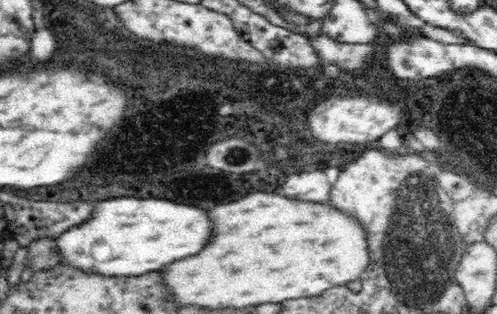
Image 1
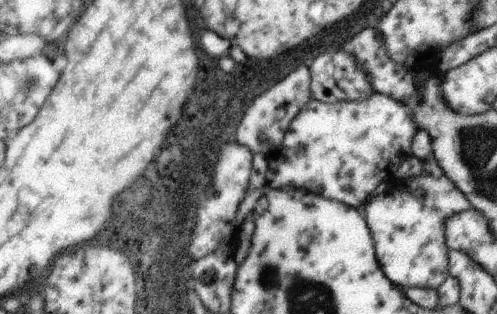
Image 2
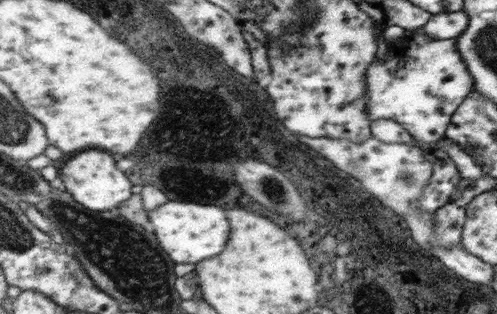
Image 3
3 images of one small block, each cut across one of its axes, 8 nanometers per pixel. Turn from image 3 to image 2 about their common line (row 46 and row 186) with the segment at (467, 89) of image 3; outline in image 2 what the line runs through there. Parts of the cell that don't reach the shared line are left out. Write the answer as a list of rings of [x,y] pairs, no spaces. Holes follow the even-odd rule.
[[[429,154],[423,160],[423,176],[417,176],[413,180],[393,178],[385,194],[367,198],[367,202],[359,206],[359,212],[363,212],[361,216],[367,216],[367,224],[371,224],[371,232],[375,232],[375,252],[379,252],[379,264],[383,264],[383,272],[391,276],[391,282],[395,280],[395,286],[403,284],[403,290],[407,288],[437,290],[449,278],[449,248],[445,240],[445,224],[447,218],[467,210],[471,210],[469,198],[445,176],[433,154]]]

